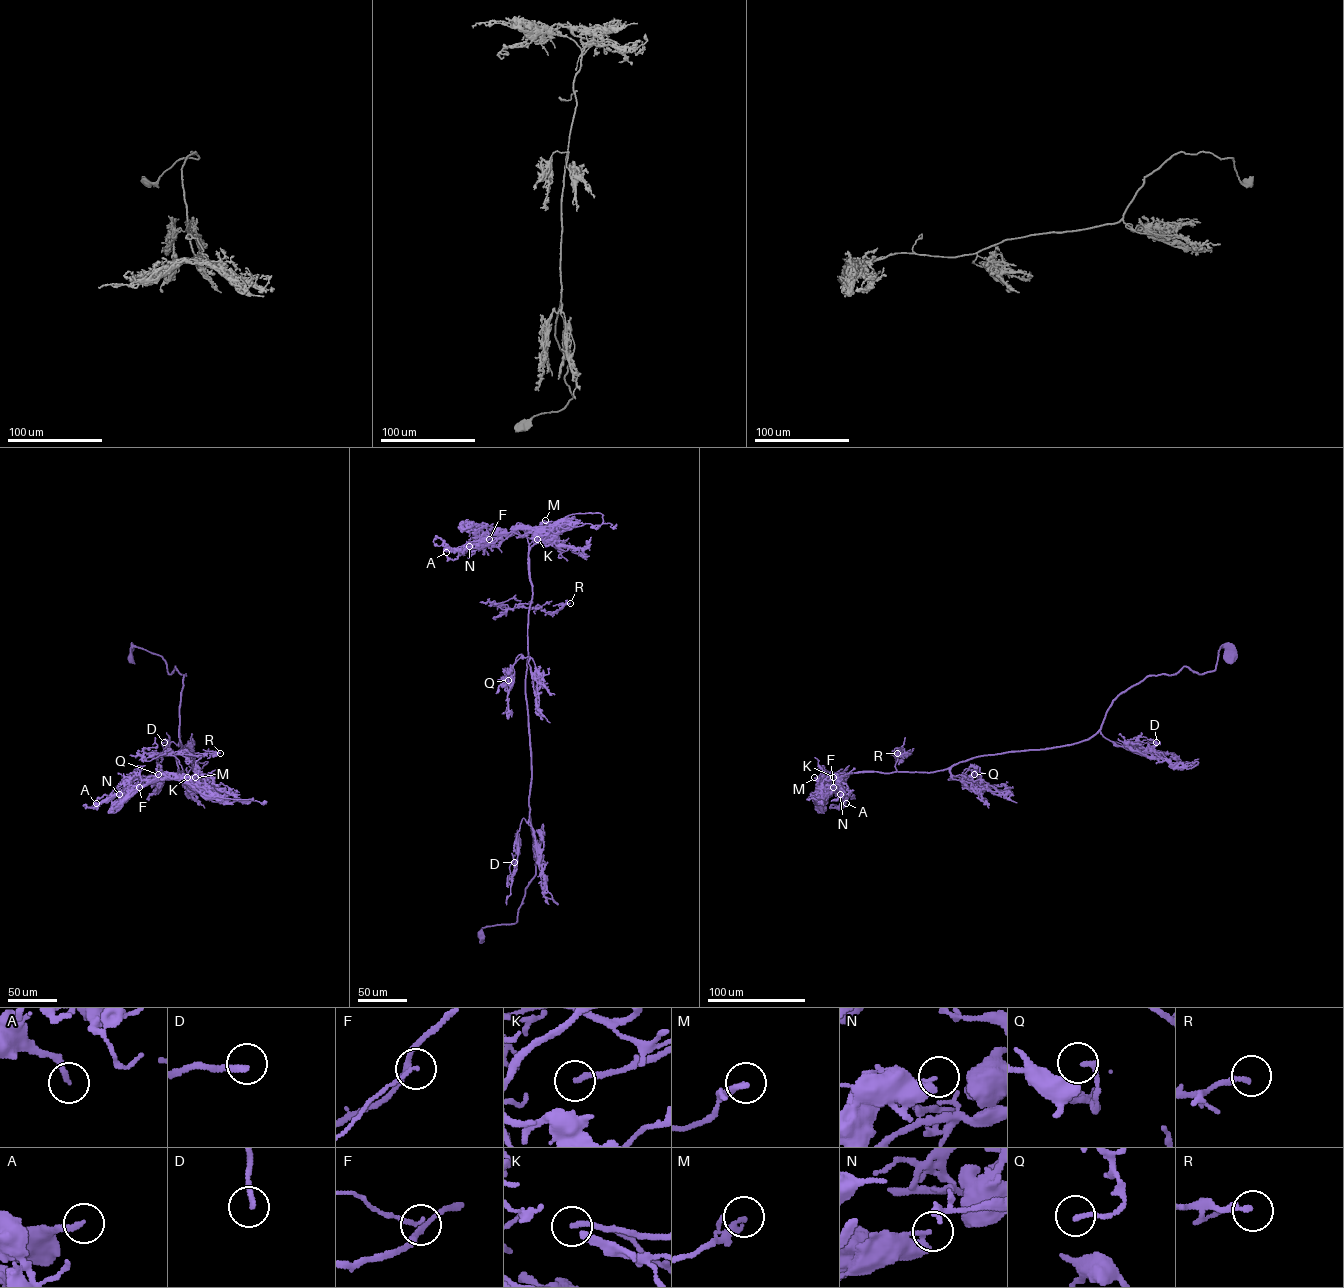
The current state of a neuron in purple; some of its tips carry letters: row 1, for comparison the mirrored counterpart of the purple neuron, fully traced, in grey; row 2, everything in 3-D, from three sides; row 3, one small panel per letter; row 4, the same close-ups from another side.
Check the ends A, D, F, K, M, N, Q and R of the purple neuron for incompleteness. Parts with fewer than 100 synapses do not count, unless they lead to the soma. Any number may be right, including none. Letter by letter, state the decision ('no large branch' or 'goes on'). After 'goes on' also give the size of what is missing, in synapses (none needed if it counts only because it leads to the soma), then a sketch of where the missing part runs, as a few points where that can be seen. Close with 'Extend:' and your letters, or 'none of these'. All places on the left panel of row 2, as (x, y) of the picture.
A: no large branch
D: goes on | 130 syn
F: no large branch
K: no large branch
M: no large branch
N: no large branch
Q: no large branch
R: no large branch
Extend: D

